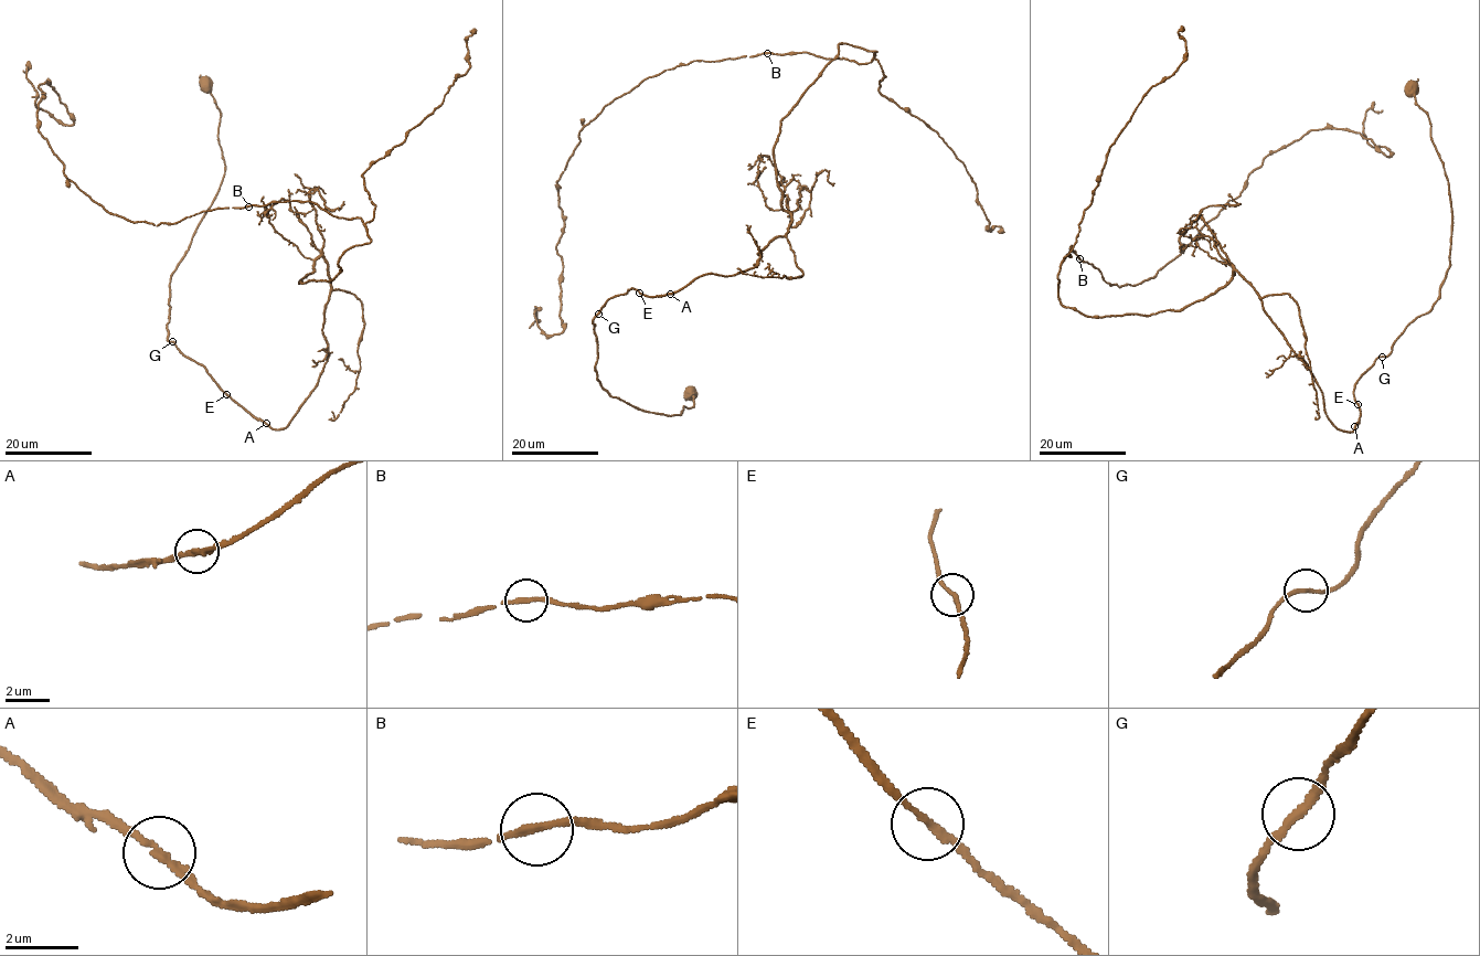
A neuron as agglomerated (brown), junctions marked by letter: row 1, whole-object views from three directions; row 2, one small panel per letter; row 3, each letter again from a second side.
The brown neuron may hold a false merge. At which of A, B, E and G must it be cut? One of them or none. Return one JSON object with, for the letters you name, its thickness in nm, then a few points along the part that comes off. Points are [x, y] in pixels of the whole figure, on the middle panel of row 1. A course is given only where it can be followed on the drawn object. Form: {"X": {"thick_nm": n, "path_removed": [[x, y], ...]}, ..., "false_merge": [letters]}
{"false_merge": []}

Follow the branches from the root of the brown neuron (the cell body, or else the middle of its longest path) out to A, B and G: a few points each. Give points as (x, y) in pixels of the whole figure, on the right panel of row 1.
A: (1412, 88), (1429, 118), (1448, 179), (1450, 263), (1434, 306), (1355, 382), (1361, 414), (1355, 426)
B: (1412, 88), (1450, 263), (1355, 382), (1352, 431), (1235, 271), (1180, 310), (1088, 316), (1057, 294), (1079, 258)
G: (1412, 88), (1429, 118), (1448, 179), (1450, 263), (1440, 298), (1381, 356)

